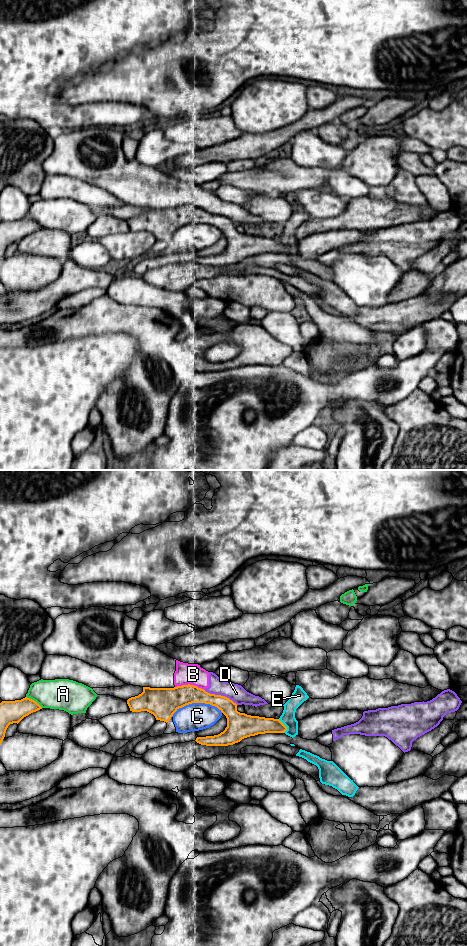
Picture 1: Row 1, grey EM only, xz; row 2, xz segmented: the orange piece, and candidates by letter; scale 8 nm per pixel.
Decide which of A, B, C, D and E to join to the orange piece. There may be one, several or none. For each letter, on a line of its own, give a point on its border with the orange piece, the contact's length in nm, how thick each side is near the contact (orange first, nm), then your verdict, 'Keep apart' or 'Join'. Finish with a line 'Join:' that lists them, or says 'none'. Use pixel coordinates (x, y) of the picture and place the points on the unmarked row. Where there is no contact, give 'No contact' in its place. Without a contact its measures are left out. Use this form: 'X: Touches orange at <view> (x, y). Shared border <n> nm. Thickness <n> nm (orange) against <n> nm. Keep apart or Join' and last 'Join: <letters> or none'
A: Touches orange at xz (33, 220). Shared border 160 nm. Thickness 180 nm (orange) against 260 nm. Keep apart
B: Touches orange at xz (189, 204). Shared border 240 nm. Thickness 240 nm (orange) against 170 nm. Keep apart
C: Touches orange at xz (196, 222). Shared border 420 nm. Thickness 220 nm (orange) against 220 nm. Keep apart
D: Touches orange at xz (220, 215). Shared border 300 nm. Thickness 160 nm (orange) against 140 nm. Keep apart
E: Touches orange at xz (285, 246). Shared border 120 nm. Thickness 160 nm (orange) against 110 nm. Keep apart
Join: none

